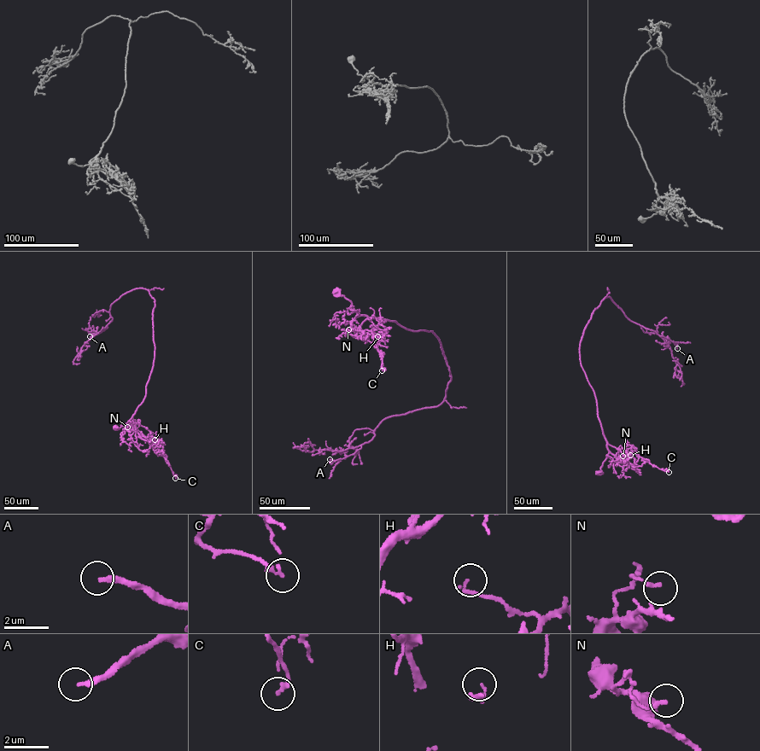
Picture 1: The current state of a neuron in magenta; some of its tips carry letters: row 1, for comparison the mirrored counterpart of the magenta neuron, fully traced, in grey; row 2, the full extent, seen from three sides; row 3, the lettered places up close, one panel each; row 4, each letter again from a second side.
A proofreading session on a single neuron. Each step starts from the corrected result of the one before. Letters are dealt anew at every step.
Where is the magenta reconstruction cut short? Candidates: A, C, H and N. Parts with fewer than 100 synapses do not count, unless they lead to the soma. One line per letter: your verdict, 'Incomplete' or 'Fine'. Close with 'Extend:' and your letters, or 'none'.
A: Incomplete
C: Fine
H: Fine
N: Fine
Extend: A

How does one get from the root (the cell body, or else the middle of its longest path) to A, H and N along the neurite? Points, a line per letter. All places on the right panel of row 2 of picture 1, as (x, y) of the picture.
A: (599, 473), (609, 452), (579, 350), (593, 311), (609, 296), (629, 319), (669, 338), (677, 348)
H: (599, 473), (609, 452), (628, 460), (625, 459), (630, 455)
N: (599, 473), (609, 452), (622, 456)

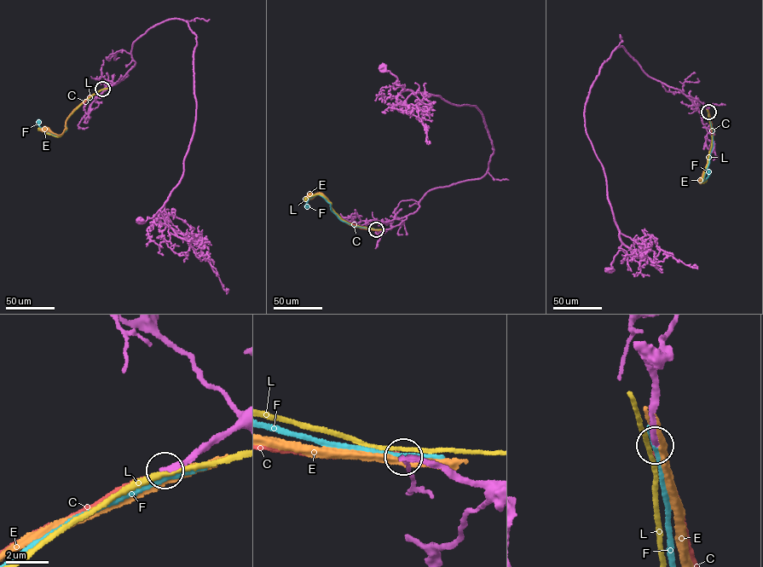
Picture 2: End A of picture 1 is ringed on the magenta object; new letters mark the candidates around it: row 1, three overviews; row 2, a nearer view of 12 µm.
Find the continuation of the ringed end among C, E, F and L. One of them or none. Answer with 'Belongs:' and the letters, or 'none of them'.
Belongs: none of them

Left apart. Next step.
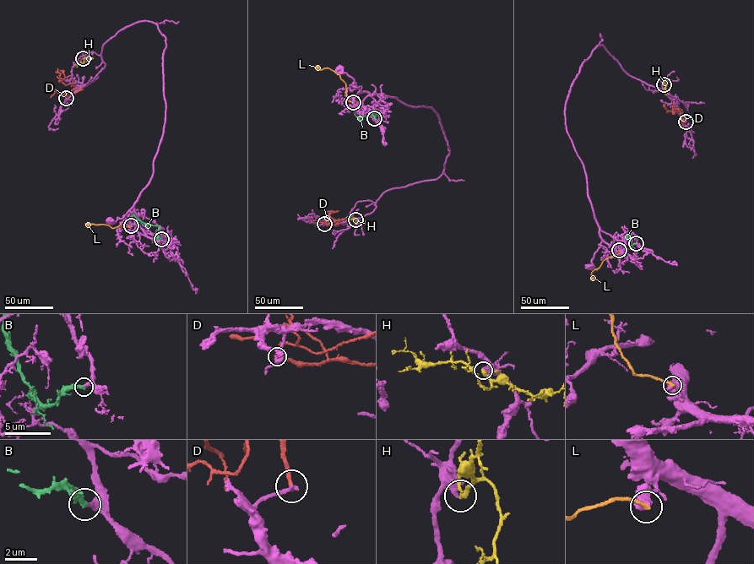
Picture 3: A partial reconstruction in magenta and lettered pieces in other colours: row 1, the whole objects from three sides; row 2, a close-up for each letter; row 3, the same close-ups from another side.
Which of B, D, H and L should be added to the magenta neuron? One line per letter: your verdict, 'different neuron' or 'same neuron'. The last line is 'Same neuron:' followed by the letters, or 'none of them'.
B: same neuron
D: different neuron
H: different neuron
L: different neuron
Same neuron: B

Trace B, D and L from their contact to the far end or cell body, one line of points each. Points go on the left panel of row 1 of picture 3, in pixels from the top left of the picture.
B: (161, 239), (157, 236), (158, 225), (145, 224), (136, 218), (143, 224)
D: (66, 98), (74, 87), (73, 84), (65, 85), (62, 82), (65, 76), (62, 70)
L: (131, 225), (121, 224), (113, 228), (102, 224), (85, 224)

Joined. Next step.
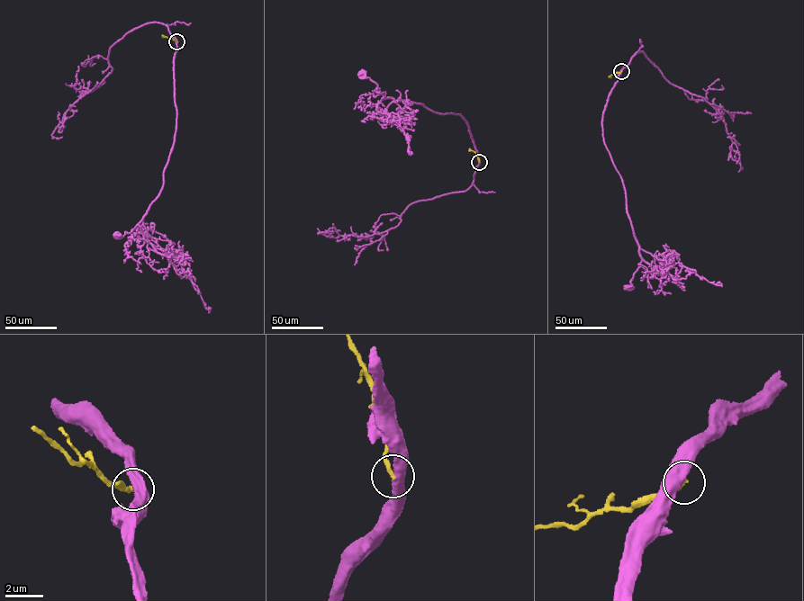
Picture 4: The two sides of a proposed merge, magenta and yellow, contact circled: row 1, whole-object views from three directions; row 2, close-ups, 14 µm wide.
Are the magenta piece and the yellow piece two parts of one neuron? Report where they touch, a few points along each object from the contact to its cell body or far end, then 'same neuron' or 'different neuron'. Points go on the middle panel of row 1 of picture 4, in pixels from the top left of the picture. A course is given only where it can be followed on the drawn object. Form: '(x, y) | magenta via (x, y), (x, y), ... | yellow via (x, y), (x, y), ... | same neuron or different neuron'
(479, 162) | magenta via (479, 162), (468, 125), (459, 113), (435, 112), (422, 103), (384, 96), (377, 85), (362, 73) | yellow via (479, 162), (476, 153), (469, 148) | different neuron

